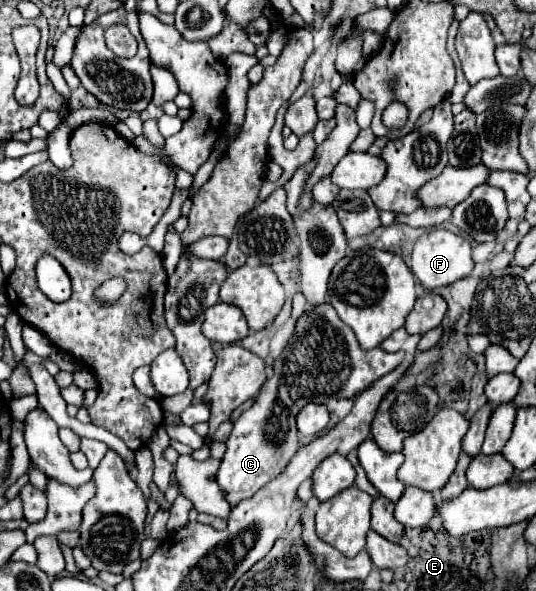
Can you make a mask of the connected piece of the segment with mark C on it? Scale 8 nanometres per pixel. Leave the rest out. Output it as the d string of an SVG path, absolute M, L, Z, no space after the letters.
M329 303L309 309L307 315L297 321L295 331L305 333L289 339L285 351L275 361L273 375L257 395L257 401L235 421L235 427L225 441L227 451L221 459L217 483L231 507L253 497L267 481L273 481L289 465L299 449L295 415L303 405L327 403L333 397L355 397L405 359L405 353L387 353L379 347L363 351L355 333L339 319Z

